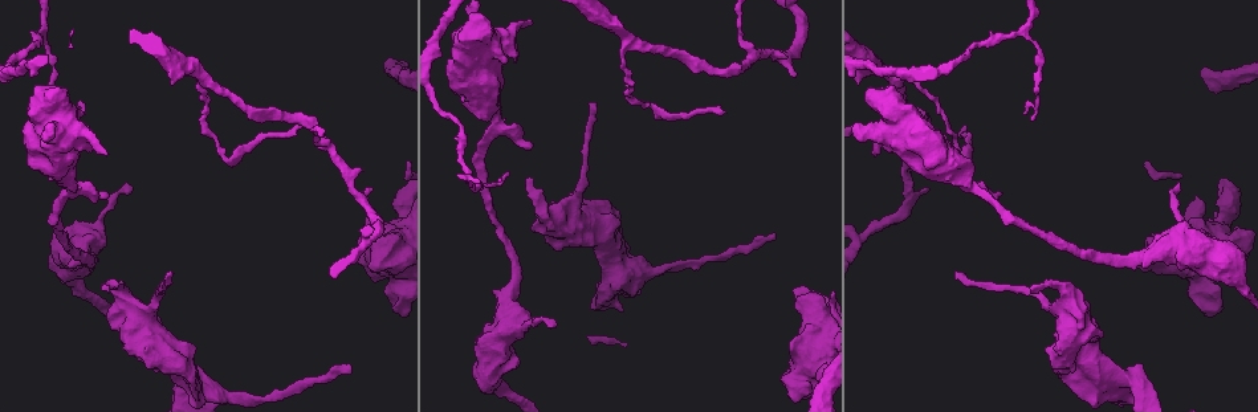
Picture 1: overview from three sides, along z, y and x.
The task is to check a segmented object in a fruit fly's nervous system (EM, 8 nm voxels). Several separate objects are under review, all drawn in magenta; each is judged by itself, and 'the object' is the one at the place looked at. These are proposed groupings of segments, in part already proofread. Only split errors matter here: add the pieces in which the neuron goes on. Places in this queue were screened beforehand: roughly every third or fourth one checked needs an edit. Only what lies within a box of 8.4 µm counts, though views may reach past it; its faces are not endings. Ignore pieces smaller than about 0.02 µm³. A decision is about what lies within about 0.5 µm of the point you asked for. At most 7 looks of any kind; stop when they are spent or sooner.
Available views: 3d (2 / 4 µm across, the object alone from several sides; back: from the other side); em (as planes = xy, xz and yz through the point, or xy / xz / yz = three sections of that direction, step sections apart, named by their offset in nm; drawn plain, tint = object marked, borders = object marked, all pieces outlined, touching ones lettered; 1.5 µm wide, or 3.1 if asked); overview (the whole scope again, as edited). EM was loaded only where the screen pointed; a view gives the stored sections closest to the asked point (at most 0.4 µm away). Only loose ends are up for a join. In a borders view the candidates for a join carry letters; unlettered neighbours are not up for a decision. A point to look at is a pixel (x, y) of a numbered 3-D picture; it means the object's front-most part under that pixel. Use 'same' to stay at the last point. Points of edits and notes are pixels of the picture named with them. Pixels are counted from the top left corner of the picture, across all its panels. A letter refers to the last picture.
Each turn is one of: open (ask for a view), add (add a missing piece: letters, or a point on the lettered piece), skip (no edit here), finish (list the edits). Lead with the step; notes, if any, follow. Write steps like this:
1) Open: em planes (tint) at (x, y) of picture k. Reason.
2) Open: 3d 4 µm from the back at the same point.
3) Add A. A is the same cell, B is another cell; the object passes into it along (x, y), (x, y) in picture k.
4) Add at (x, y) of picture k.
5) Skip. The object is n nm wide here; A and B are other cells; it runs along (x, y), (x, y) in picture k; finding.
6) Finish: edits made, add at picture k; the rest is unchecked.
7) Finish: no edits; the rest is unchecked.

Open: em yz step 4 (borders) at (1030, 292) of picture 1. Free end.

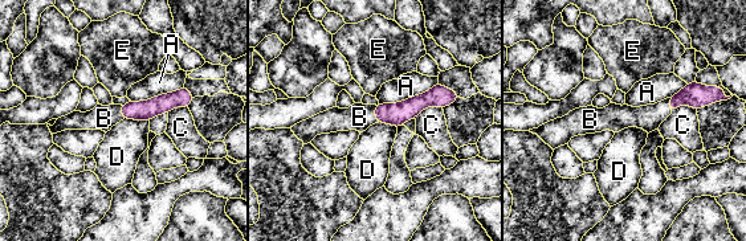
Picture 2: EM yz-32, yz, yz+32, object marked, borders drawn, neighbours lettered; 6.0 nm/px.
Add at (359, 117) of picture 2. The longest contact is with A, 380 nm; B is the same cell, A, C, D and E are other cells; the object passes into it along (395, 114), (375, 114), (359, 117) in picture 2; it goes on there.

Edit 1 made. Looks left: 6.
Open: 3d 4 µm at (530, 145) of picture 1. Branch stops here.

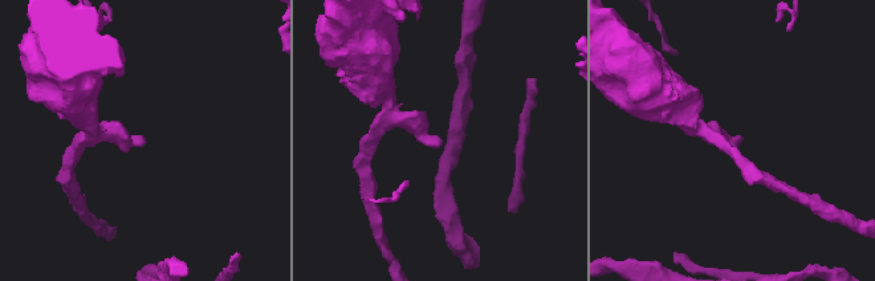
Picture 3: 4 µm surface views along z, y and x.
Open: em xy step 8 (tint) at (739, 138) of picture 3.

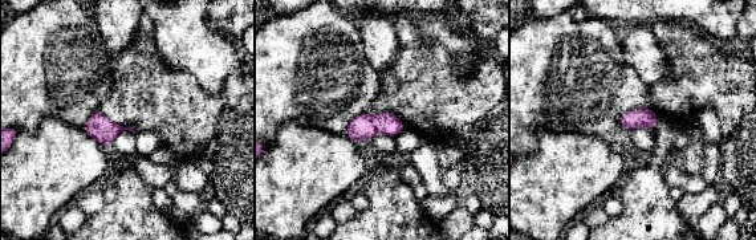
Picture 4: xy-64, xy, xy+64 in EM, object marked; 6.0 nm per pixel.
Open: em planes (borders) at the same point.

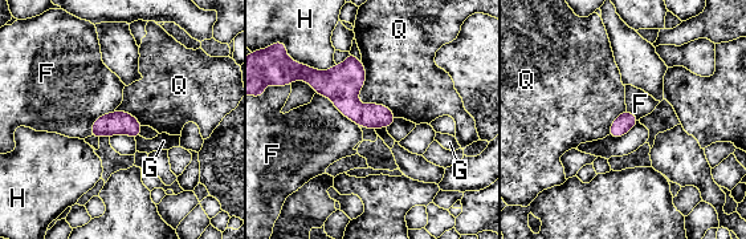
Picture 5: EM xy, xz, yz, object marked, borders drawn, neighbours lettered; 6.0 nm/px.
Skip. F, G, H and Q are other cells; a border runs along (361, 61), (358, 100), (396, 117) in picture 5; no lettered piece goes on from it.

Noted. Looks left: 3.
Open: em xz step 8 (plain) at (871, 154) of picture 1. Thick end.

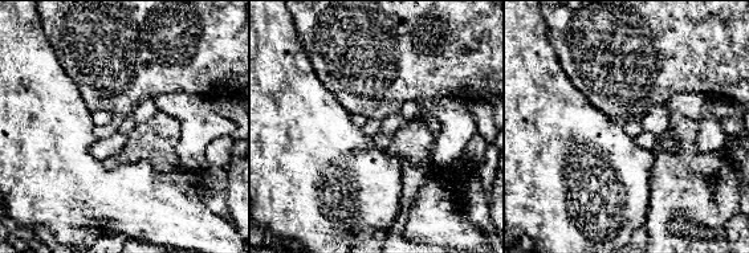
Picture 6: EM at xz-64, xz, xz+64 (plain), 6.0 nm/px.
Open: em xz step 8 (borders) at the same point.

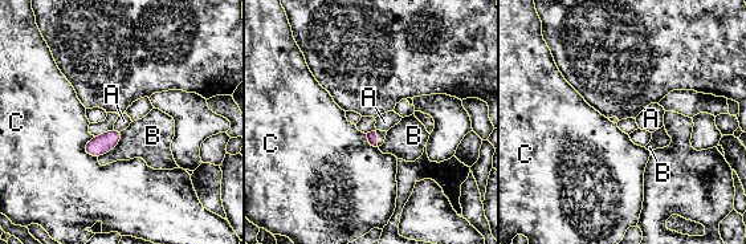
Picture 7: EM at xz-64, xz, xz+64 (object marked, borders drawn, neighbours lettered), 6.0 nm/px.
Skip. A, B and C are other cells; a border runs along (113, 129), (119, 131) in picture 7; none of them fits.

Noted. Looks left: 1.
Finish: edits made, add at picture 2; the rest is unchecked.

